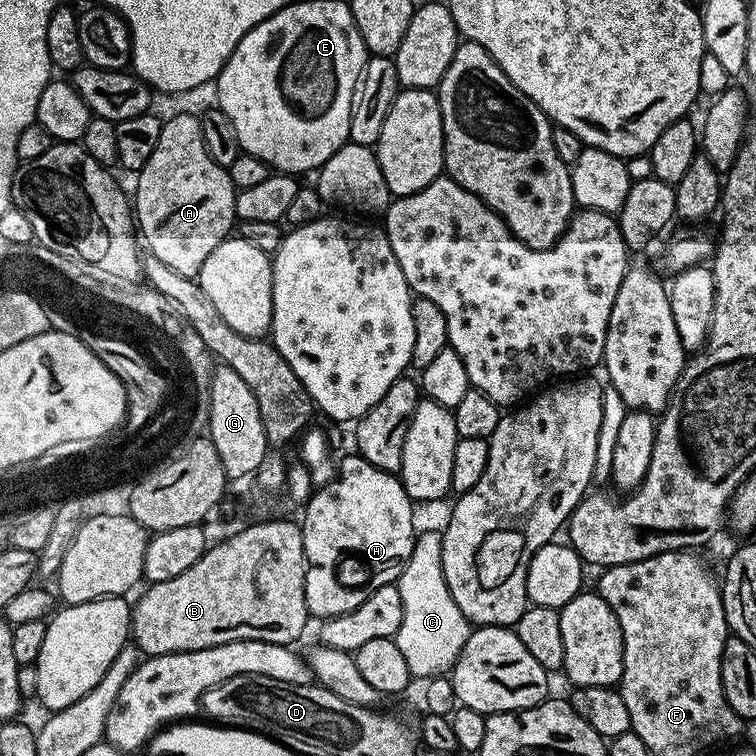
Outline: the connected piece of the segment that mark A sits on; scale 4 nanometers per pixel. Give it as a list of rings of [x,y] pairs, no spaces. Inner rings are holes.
[[[180,112],[165,119],[160,125],[154,154],[146,158],[134,180],[134,224],[142,237],[143,247],[158,258],[158,262],[166,262],[170,270],[183,276],[199,277],[202,262],[210,258],[214,246],[229,239],[238,220],[238,189],[230,182],[227,168],[218,166],[218,162],[210,158],[210,150],[206,150],[202,138],[200,116]]]

